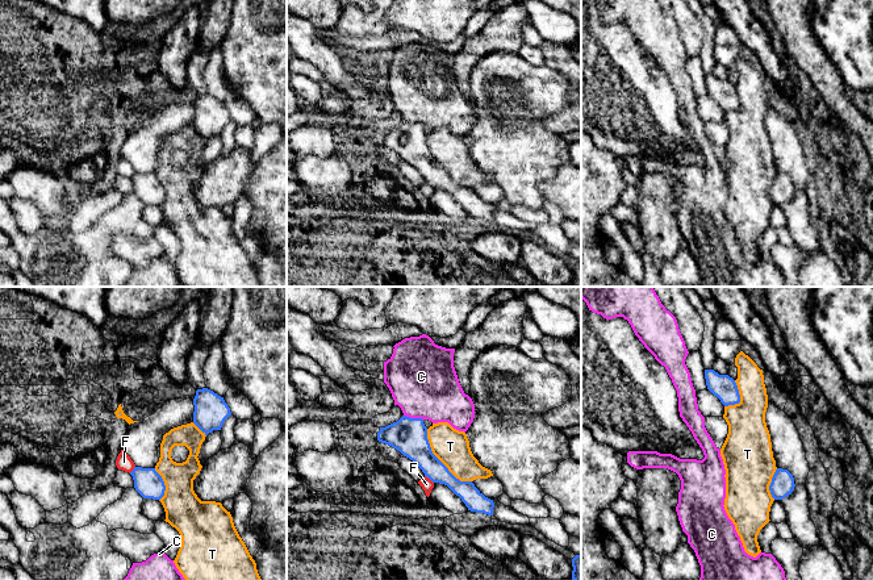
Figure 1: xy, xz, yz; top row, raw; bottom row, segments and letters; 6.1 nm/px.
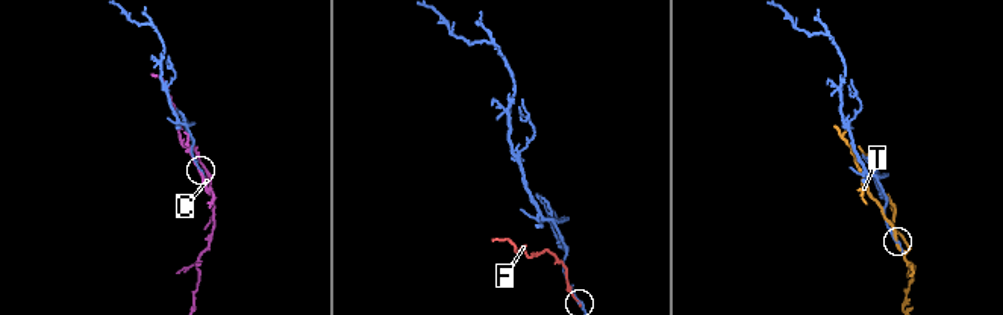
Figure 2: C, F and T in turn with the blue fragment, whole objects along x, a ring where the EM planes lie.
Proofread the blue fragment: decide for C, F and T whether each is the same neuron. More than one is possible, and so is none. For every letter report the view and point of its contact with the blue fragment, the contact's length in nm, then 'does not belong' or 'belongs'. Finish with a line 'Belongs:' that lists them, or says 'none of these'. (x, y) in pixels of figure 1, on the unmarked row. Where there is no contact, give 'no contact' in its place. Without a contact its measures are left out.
C: xz (413, 124) | 120 nm | does not belong
F: xz (429, 183) | 80 nm | does not belong
T: xz (439, 166) | 420 nm | does not belong
Belongs: none of these

